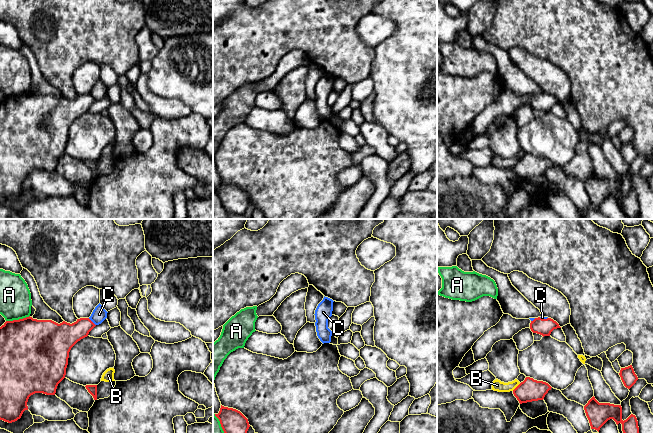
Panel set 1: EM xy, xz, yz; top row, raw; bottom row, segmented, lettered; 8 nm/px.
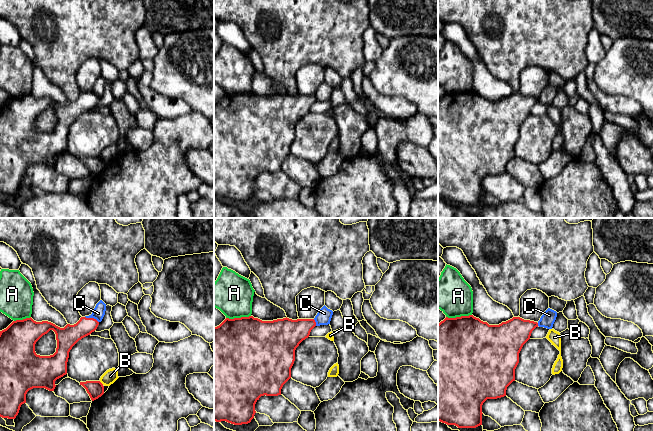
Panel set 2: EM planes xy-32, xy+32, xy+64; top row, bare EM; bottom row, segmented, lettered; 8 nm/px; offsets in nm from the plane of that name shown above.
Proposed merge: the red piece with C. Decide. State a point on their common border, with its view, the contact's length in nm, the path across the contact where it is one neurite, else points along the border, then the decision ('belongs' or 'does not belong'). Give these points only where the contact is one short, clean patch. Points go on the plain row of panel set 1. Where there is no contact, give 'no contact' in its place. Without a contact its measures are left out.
xy (92, 98) | 90 nm | across xy (64, 111), (73, 109), (92, 98), (99, 90) | belongs

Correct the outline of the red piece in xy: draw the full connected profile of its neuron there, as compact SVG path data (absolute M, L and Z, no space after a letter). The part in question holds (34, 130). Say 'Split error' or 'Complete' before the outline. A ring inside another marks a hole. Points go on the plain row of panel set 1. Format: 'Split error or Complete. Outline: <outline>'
Split error. Outline: M99 79L89 94L70 100L26 93L6 97L0 103L0 196L12 199L28 186L31 171L55 171L58 160L65 154L71 124L107 94L107 87Z

